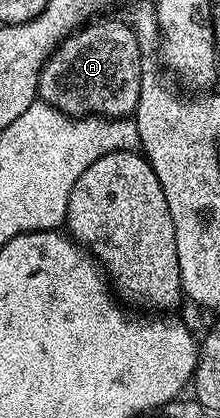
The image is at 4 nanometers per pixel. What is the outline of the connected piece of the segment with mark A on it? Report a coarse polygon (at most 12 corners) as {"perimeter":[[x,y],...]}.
{"perimeter":[[95,18],[48,57],[38,99],[130,117],[143,53],[129,22]]}

